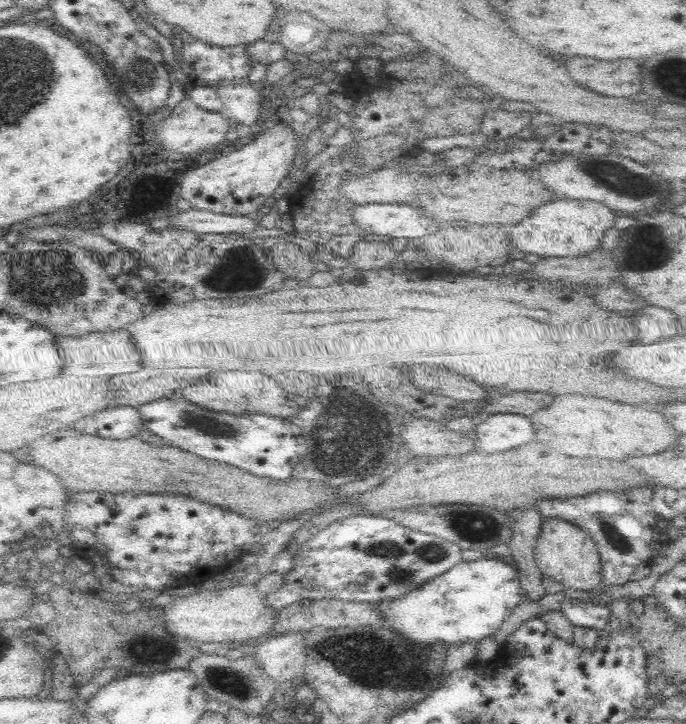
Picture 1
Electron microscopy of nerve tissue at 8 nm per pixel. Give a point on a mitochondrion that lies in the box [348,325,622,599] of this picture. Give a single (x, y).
(401, 560)

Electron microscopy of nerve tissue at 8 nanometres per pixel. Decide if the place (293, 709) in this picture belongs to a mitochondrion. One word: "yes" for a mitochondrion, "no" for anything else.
no

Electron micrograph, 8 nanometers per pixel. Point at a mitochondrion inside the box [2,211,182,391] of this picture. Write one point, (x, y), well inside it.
(43, 278)

